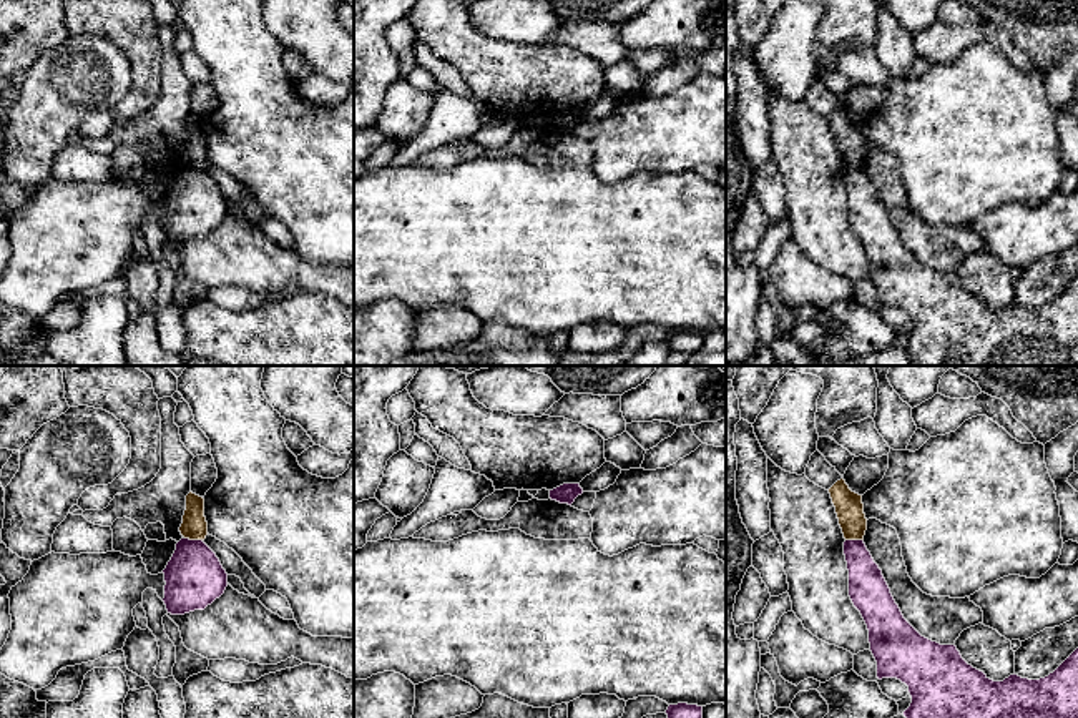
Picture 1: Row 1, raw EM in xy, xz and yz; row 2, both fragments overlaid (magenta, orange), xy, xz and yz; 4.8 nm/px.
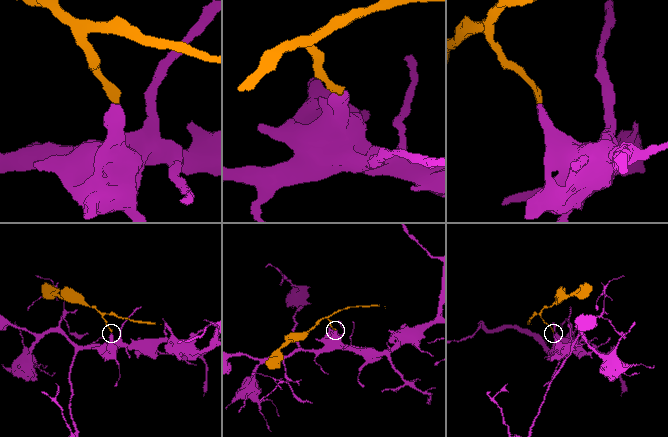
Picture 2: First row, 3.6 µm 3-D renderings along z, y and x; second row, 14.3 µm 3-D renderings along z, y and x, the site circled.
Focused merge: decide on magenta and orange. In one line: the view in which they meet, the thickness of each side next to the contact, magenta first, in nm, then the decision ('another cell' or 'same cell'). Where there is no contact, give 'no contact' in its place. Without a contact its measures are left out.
xy | 280/130 nm | another cell

